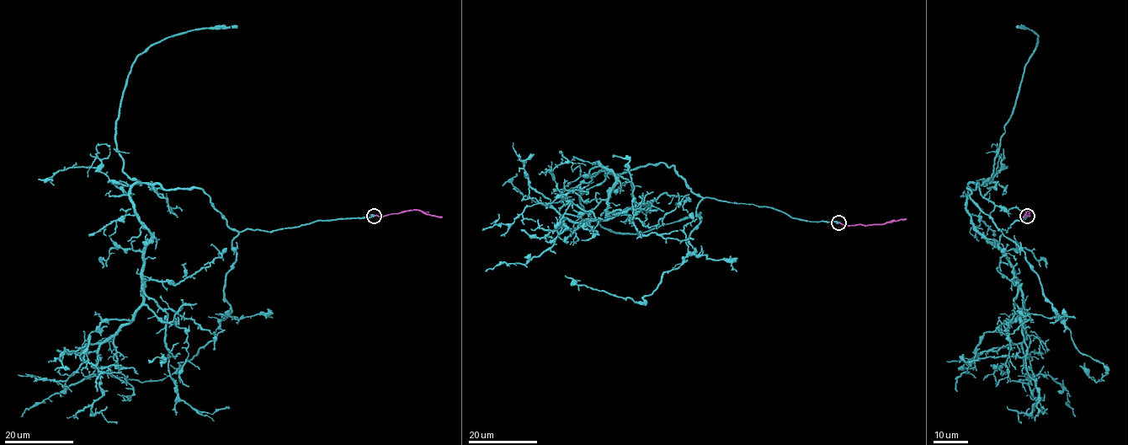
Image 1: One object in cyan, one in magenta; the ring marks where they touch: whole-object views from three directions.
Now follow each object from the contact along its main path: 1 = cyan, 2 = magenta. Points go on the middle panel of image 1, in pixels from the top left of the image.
1: (838, 223), (701, 197), (663, 163), (597, 162), (615, 176), (607, 220), (565, 218), (539, 256), (486, 270)
2: (838, 223), (884, 224), (906, 219)

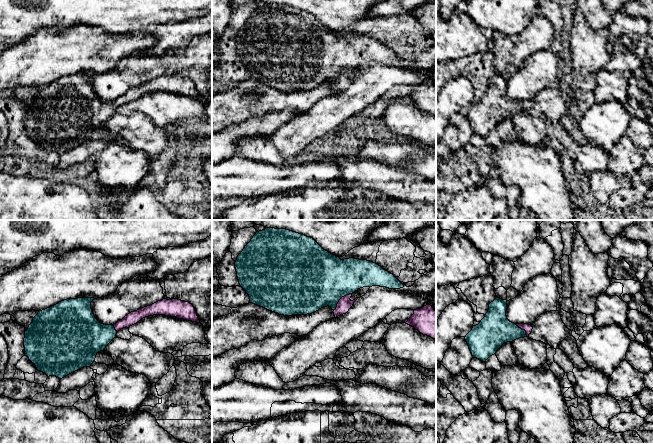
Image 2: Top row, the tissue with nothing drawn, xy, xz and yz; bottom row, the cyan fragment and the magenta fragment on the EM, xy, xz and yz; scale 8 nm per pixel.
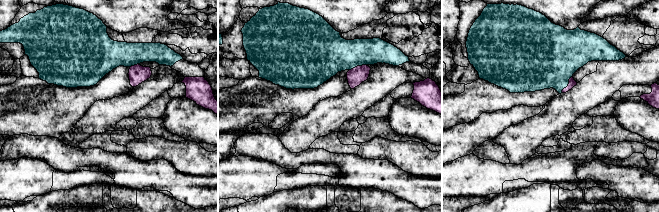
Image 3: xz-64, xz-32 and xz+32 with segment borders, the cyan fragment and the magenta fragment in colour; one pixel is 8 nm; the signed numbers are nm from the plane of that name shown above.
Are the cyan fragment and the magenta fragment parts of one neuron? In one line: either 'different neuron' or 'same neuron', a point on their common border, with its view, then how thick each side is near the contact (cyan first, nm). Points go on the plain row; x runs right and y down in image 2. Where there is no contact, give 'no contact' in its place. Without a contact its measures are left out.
same neuron; contact xz (340, 74); calibres 460 and 110 nm

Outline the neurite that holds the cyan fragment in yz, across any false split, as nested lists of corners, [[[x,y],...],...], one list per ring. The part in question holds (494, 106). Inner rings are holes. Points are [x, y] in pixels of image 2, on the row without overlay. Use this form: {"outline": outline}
{"outline": [[[497,73],[489,80],[481,98],[466,111],[465,116],[473,134],[486,138],[504,119],[528,113],[532,108],[532,101],[510,98],[506,86],[507,76]]]}

